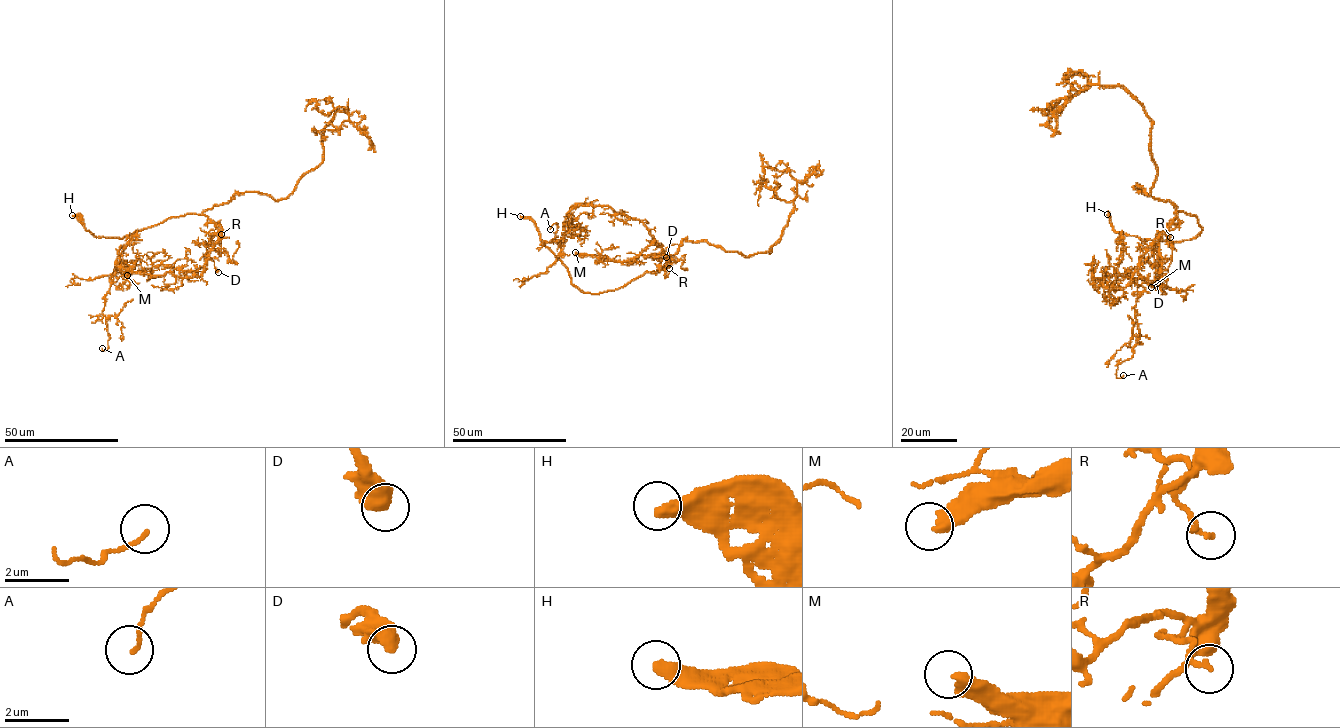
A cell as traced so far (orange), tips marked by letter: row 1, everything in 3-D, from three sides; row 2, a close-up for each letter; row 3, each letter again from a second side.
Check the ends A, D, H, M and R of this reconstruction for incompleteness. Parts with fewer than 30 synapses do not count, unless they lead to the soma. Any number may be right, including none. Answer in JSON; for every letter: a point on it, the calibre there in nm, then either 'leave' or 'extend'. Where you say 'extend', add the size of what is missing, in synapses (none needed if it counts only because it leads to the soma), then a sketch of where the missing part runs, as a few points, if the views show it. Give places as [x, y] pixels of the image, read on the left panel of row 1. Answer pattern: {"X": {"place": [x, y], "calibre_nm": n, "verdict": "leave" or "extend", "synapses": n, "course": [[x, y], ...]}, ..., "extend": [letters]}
{"A": {"place": [102, 348], "calibre_nm": 130, "verdict": "leave"}, "D": {"place": [218, 272], "calibre_nm": 550, "verdict": "leave"}, "H": {"place": [72, 215], "calibre_nm": 400, "verdict": "extend", "course": [[72, 215], [63, 215], [52, 226]]}, "M": {"place": [127, 275], "calibre_nm": 360, "verdict": "extend", "synapses": 300, "course": [[127, 275], [86, 304], [81, 316], [113, 338], [120, 332]]}, "R": {"place": [221, 234], "calibre_nm": 180, "verdict": "leave"}, "extend": ["H", "M"]}

